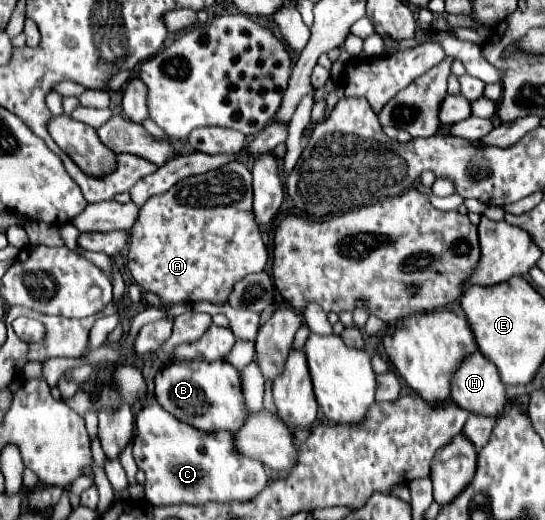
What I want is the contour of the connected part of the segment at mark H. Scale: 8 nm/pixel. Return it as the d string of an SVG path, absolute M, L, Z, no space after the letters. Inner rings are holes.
M479 351L461 361L461 367L451 379L451 399L471 413L503 413L507 403L505 385L499 379L497 367Z

